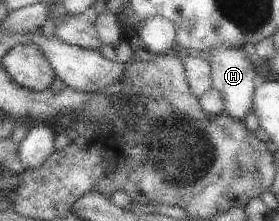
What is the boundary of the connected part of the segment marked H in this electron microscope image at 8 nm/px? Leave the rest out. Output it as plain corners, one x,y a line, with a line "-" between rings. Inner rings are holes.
242,47
217,48
211,51
208,60
213,68
211,74
212,88
217,90
224,101
224,112
244,122
253,108
253,96
255,91
254,78
257,74
252,57

